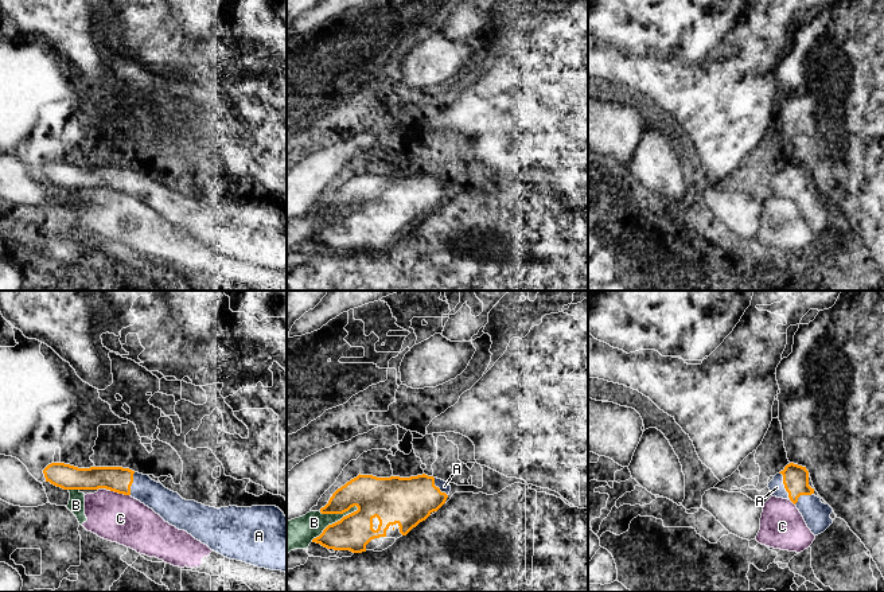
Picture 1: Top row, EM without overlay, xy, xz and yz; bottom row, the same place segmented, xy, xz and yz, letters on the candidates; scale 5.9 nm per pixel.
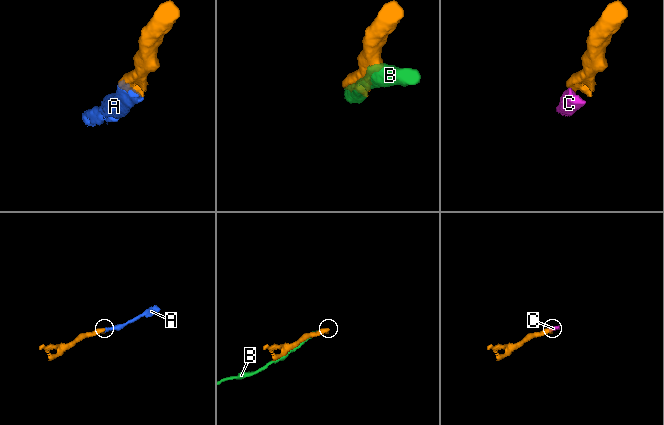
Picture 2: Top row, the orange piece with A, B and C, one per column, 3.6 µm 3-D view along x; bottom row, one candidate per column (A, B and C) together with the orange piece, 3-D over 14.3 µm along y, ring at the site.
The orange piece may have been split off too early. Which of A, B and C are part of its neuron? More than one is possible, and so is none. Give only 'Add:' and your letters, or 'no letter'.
Add: A

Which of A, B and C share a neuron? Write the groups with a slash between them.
A / B C

